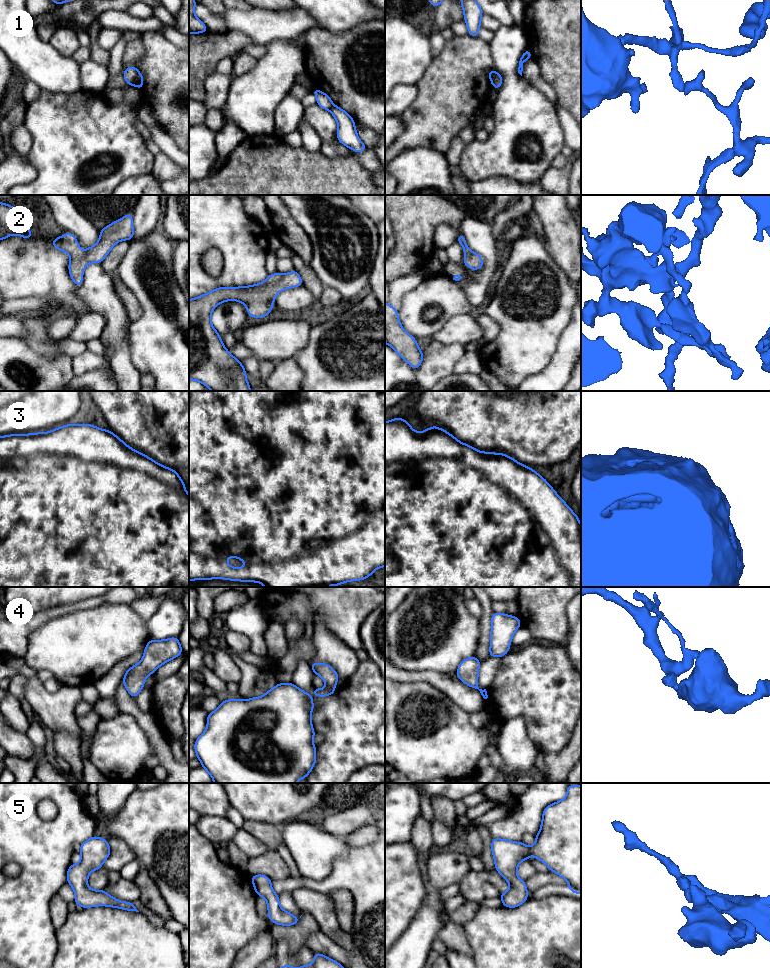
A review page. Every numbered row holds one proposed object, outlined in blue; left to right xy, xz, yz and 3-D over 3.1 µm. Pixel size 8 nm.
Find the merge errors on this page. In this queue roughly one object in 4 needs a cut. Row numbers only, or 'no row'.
1

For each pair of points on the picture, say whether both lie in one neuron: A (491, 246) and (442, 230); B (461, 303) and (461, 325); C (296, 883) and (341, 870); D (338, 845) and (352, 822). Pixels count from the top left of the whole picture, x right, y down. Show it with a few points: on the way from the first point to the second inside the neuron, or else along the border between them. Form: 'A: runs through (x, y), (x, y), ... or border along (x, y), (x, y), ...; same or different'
A: border along (459, 229), (460, 232); different
B: border along (469, 312), (452, 316), (442, 327); different
C: runs through (307, 883), (326, 885), (330, 881); same
D: border along (321, 828), (343, 837); different

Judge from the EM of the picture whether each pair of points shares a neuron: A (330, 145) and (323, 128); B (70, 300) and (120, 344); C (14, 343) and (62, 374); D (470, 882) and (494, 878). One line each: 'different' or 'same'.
A: different
B: different
C: same
D: same

